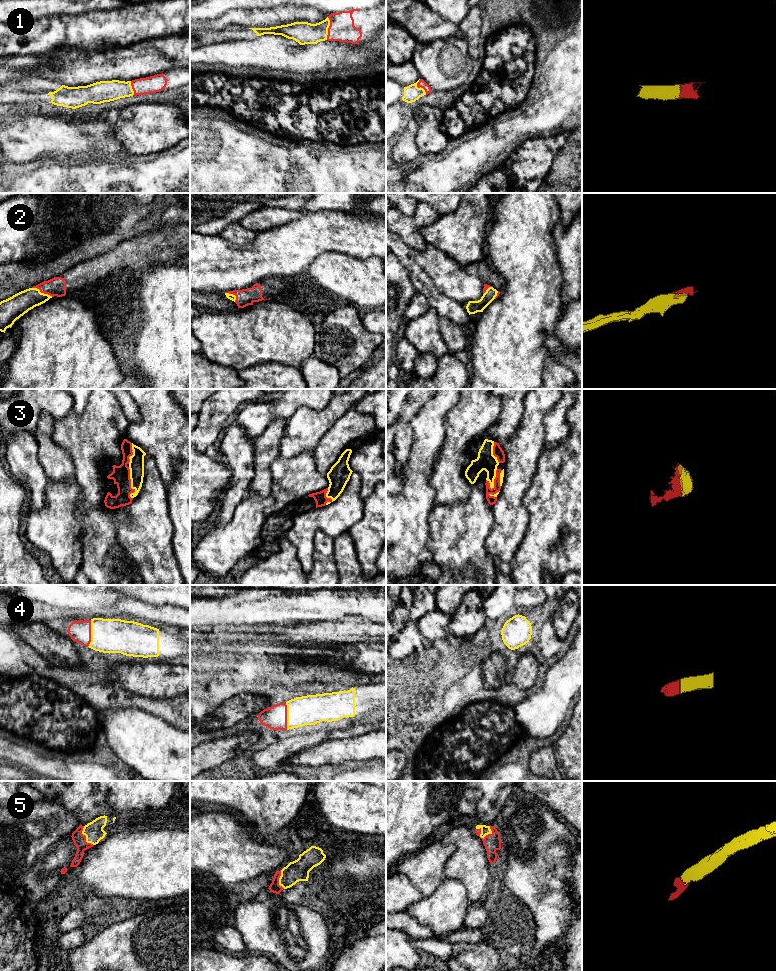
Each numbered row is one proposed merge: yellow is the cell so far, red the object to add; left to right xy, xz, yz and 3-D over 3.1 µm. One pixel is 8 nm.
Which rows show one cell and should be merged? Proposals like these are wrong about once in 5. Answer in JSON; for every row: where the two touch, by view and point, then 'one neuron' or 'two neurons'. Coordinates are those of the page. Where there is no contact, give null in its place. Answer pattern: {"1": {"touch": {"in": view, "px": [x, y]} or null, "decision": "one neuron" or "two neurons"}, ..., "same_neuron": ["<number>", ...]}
{"1": {"touch": {"in": "xz", "px": [328, 27]}, "decision": "one neuron"}, "2": {"touch": {"in": "xy", "px": [42, 293]}, "decision": "one neuron"}, "3": {"touch": {"in": "xy", "px": [131, 483]}, "decision": "one neuron"}, "4": {"touch": {"in": "xz", "px": [287, 716]}, "decision": "one neuron"}, "5": {"touch": {"in": "yz", "px": [481, 837]}, "decision": "one neuron"}, "same_neuron": ["1", "2", "3", "4", "5"]}

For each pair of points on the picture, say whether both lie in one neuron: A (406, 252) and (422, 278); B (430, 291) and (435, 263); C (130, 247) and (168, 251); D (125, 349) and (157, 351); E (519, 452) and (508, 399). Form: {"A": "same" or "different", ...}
{"A": "same", "B": "different", "C": "same", "D": "different", "E": "different"}

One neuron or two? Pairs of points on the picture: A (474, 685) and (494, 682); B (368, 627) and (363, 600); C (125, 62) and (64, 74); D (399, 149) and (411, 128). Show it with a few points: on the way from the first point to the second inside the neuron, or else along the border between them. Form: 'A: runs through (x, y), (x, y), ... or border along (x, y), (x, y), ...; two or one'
A: border along (480, 663), (483, 686), (485, 688); two
B: border along (367, 620), (375, 623); two
C: runs through (110, 64), (79, 68); one
D: runs through (404, 144), (408, 139), (409, 133); one

